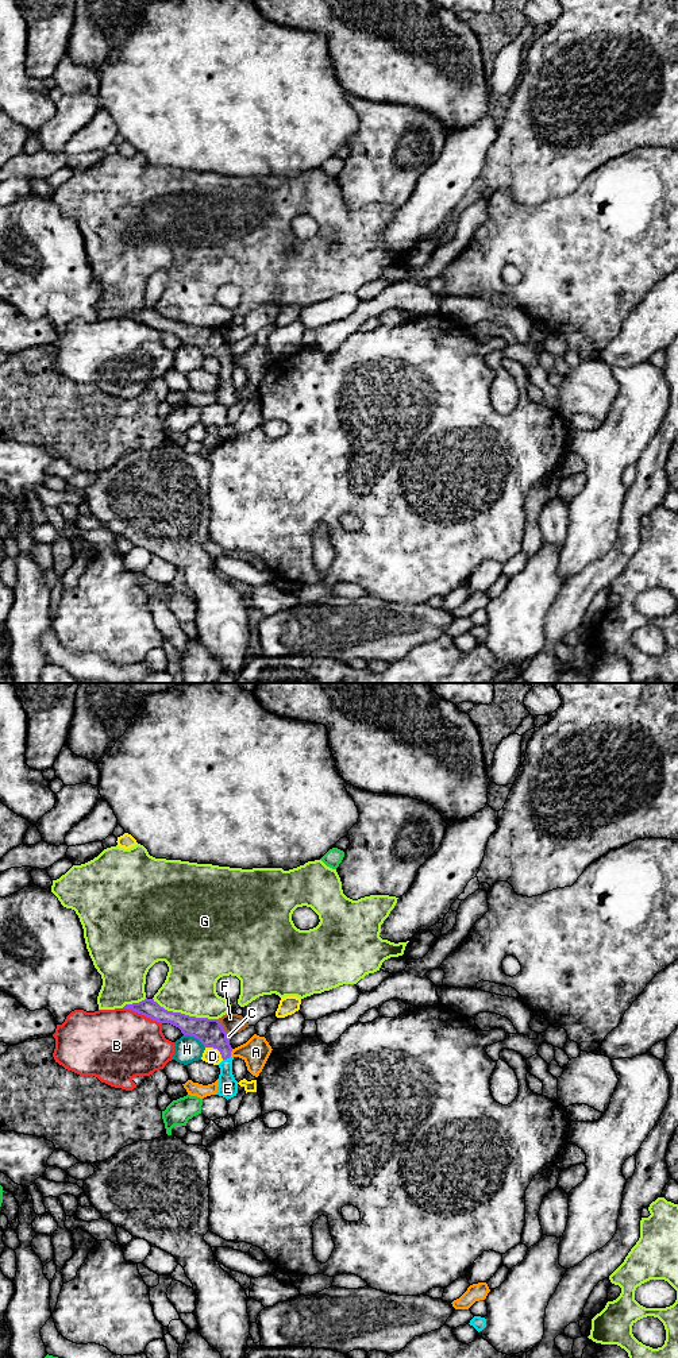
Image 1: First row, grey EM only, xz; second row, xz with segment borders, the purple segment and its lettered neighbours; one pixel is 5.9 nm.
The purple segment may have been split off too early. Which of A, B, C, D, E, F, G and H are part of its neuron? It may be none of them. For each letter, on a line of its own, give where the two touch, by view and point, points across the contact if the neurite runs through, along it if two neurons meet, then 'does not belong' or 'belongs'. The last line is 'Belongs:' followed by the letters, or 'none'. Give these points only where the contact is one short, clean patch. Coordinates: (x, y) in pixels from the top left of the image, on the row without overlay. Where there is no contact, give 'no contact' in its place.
A: xz (230, 362) | does not belong
B: xz (142, 323) | does not belong
C: xz (226, 346) | does not belong
D: xz (216, 357) | does not belong
E: xz (226, 367) | across xz (210, 340), (226, 358), (226, 367), (227, 397) | belongs
F: xz (222, 335) | does not belong
G: xz (184, 323) | does not belong
H: xz (195, 346) | does not belong
Belongs: E

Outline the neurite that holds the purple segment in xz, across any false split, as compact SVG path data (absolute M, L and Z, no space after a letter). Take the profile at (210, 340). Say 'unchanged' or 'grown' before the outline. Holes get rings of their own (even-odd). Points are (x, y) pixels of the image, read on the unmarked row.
grown; M145 308L139 312L126 313L123 317L132 319L159 332L170 332L181 339L184 344L197 347L204 356L217 358L223 370L219 373L219 396L216 404L227 409L236 405L238 390L232 383L232 356L227 342L217 328L196 327L181 321L167 320L154 308Z

